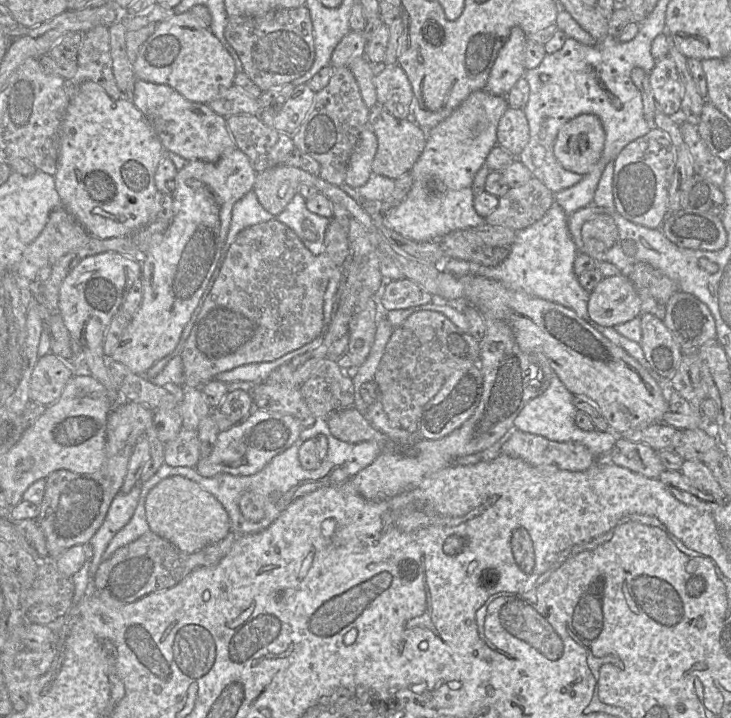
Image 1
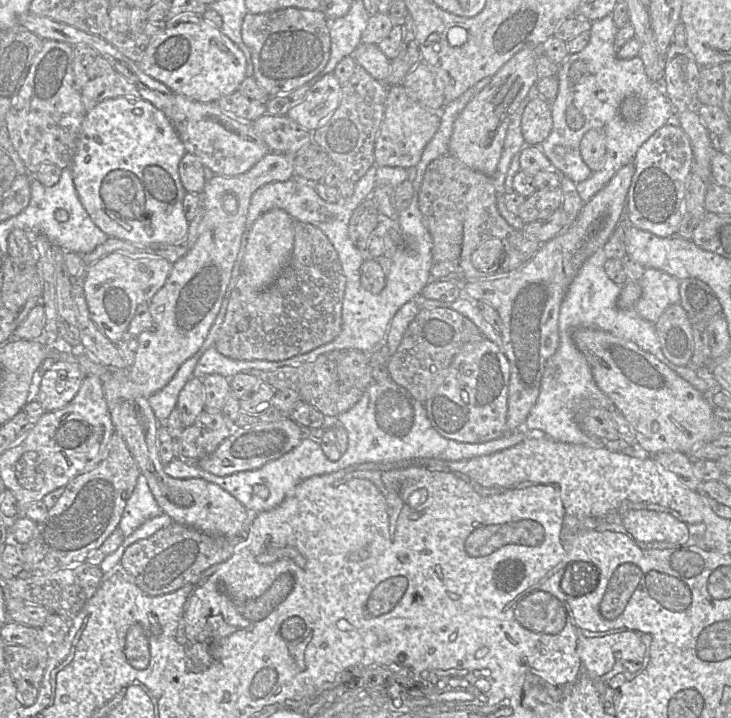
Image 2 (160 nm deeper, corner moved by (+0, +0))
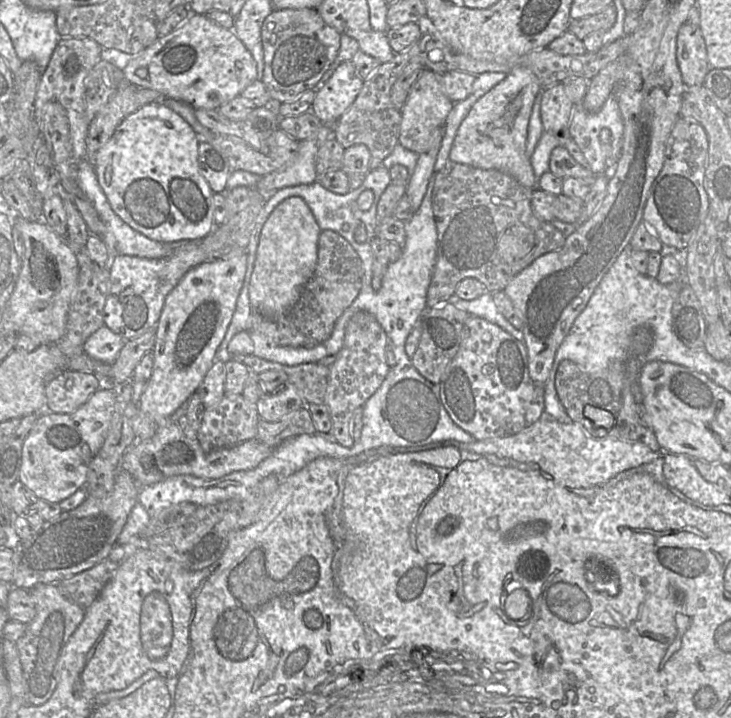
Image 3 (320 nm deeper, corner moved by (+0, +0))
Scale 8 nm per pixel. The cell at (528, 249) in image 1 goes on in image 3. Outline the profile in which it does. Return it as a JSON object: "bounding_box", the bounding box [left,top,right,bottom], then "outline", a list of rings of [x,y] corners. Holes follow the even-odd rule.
{"bounding_box":[544,246,686,421],"outline":[[[630,246],[621,252],[557,349],[548,379],[544,384],[544,417],[558,421],[567,420],[566,411],[555,389],[556,372],[563,360],[571,361],[585,373],[602,371],[623,358],[630,348],[635,331],[640,327],[650,328],[654,335],[654,343],[646,354],[646,362],[654,361],[656,355],[662,353],[665,347],[663,335],[671,334],[673,328],[673,304],[686,286],[684,276],[686,251],[681,254],[678,251],[674,253],[682,267],[682,276],[670,284],[661,284],[656,278],[640,274],[632,264],[632,252]]]}

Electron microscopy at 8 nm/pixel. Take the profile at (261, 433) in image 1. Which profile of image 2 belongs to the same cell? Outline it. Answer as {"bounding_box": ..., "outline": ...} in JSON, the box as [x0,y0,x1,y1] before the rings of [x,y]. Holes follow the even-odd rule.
{"bounding_box":[192,418,306,477],"outline":[[[290,418],[237,427],[214,452],[192,462],[200,469],[220,477],[240,471],[256,470],[296,447],[304,437],[303,428],[306,427],[301,427]]]}

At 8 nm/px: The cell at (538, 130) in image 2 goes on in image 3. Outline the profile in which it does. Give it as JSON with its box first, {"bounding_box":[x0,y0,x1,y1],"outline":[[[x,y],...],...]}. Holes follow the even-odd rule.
{"bounding_box":[541,82,575,134],"outline":[[[562,82],[543,88],[541,121],[544,131],[559,134],[567,128],[575,103],[566,95]]]}

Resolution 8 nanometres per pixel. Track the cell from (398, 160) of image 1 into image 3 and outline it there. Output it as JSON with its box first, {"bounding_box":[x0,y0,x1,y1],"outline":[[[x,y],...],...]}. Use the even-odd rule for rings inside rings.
{"bounding_box":[398,68,454,155],"outline":[[[424,68],[413,83],[407,101],[401,110],[398,144],[418,155],[422,153],[433,132],[443,126],[453,105],[454,103],[444,93],[441,75]]]}

